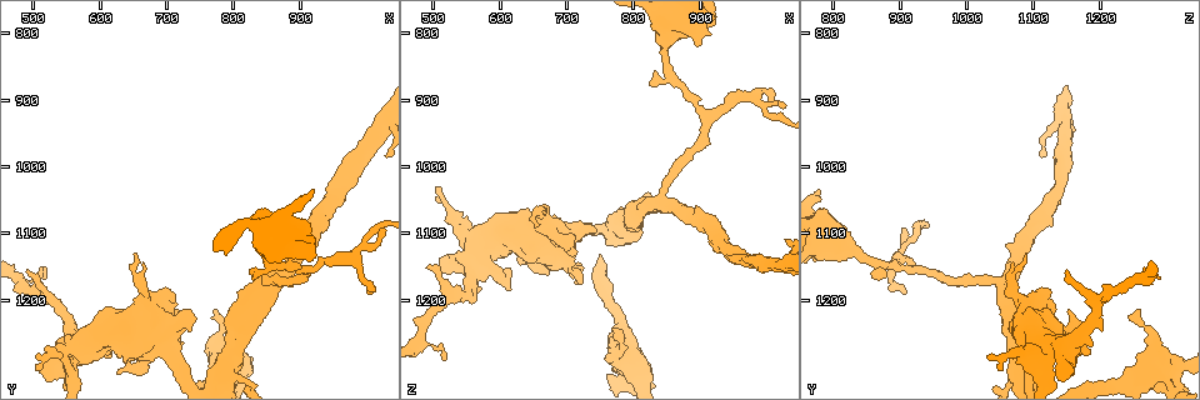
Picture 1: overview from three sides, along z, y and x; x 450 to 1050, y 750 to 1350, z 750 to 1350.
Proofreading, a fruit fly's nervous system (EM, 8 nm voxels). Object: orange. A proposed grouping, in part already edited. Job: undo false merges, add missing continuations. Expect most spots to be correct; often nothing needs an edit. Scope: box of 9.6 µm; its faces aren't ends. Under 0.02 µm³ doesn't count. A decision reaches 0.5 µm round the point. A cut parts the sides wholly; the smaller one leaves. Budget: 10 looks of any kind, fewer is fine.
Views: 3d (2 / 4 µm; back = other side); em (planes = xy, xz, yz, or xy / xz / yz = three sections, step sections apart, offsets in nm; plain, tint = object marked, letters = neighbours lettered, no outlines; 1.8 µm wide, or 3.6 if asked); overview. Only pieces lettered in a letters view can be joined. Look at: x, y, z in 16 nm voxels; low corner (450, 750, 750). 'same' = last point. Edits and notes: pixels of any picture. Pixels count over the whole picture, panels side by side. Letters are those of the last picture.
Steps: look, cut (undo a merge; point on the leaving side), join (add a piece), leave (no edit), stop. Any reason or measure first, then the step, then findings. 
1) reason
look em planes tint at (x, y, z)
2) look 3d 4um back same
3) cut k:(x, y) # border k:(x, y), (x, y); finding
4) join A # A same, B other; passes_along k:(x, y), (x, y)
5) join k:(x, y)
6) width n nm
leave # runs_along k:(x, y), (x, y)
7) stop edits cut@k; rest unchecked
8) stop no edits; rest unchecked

sharp bend
look em 3.6um yz step 16 tint at (835, 1180, 1055)

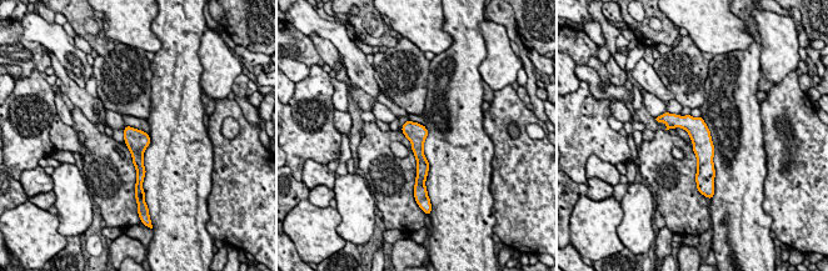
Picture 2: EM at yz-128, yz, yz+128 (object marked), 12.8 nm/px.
look em 3.6um planes letters same

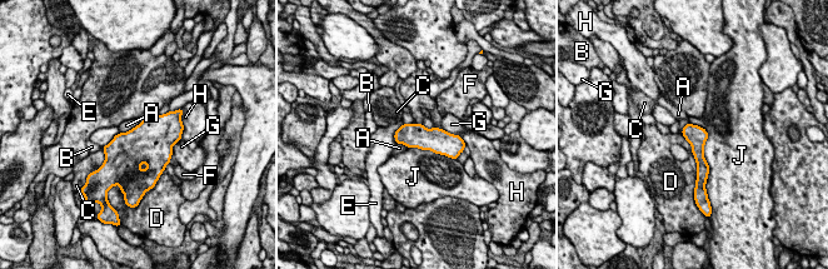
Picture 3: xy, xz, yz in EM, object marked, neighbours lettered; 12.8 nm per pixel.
width 260 nm
leave # A other, B other, C other, D other, E other, F other, G other, H other, J other; border 3:(141, 120), (120, 133); all the same neuron

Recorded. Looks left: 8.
free end
look em xy step 16 letters at (510, 1290, 1030)

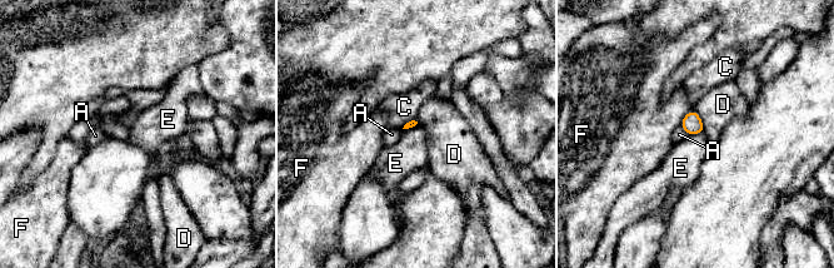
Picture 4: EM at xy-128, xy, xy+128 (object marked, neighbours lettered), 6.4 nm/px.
leave # A other, C other, D other, E other, F other; border 4:(702, 133), (688, 135); no lettered piece goes on from it

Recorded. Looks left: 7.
look em 3.6um planes letters at (570, 1270, 1145)

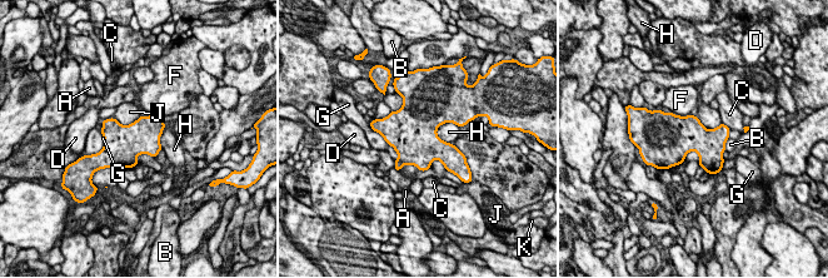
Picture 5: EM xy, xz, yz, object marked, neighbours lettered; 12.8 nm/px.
leave # A other, B other, C other, D other, F other, G other, H other, J other, K other; border 5:(140, 115), (128, 124), (113, 117); continuous, no second neuron

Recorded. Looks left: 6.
tapers out
look 3d 4um at (765, 1230, 1240)

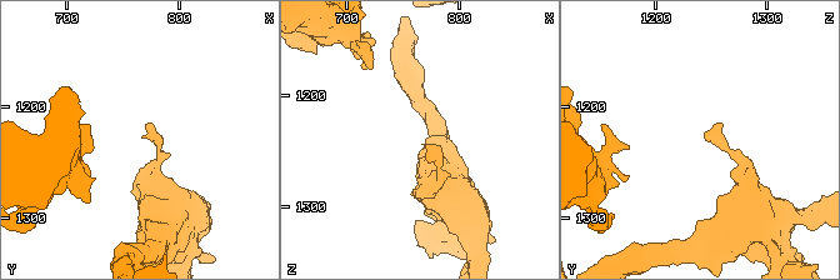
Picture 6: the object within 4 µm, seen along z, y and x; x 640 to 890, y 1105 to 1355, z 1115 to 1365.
now the EM
look em planes letters at (766, 1226, 1242)

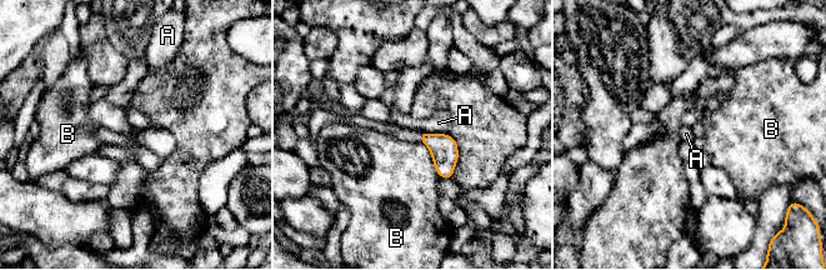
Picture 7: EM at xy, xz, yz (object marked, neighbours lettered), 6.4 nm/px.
width 110 nm
leave # A other, B other; border 7:(419, 131), (446, 134); none of them fits

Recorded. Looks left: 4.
stop no edits; rest unchecked

